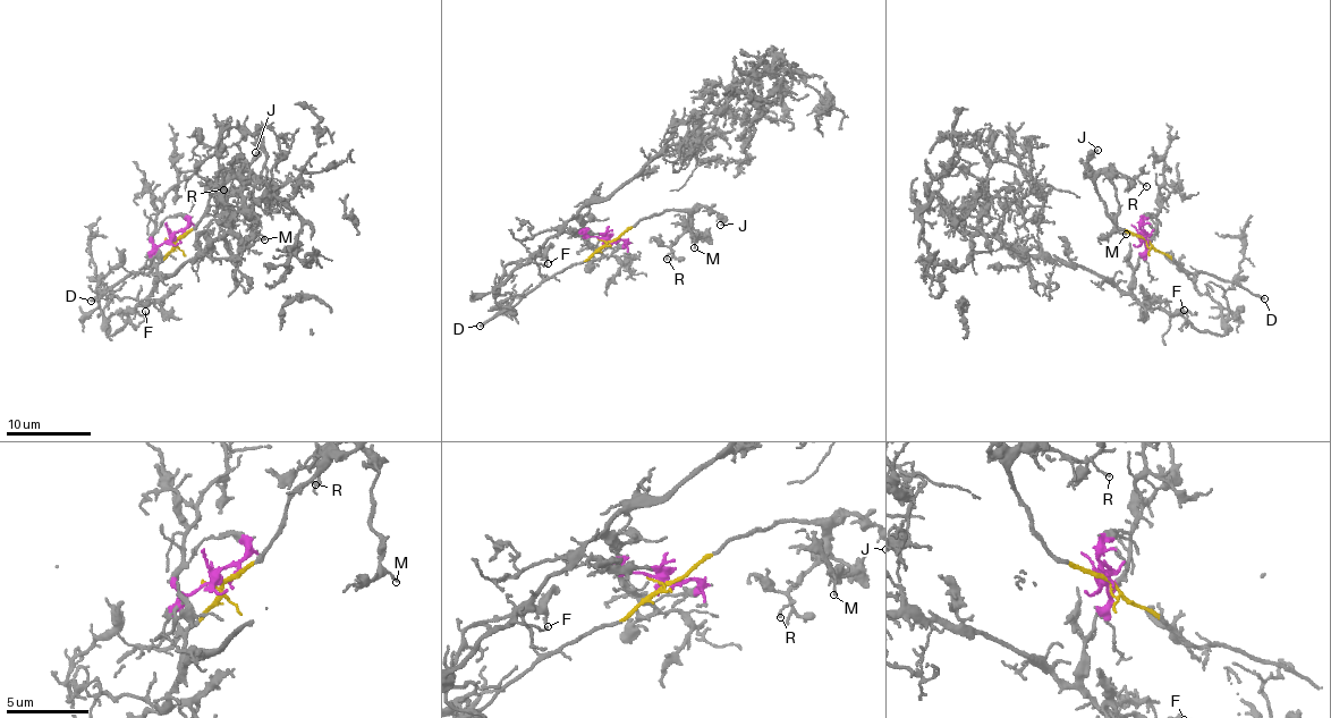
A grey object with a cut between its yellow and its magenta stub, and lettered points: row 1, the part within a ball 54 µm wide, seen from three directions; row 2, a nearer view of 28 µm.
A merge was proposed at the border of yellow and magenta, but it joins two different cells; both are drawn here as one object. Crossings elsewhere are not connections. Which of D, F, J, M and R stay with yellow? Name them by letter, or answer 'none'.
D, J, M, R

